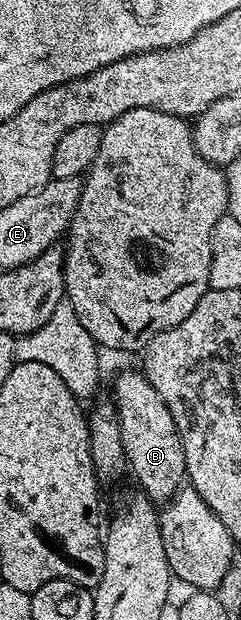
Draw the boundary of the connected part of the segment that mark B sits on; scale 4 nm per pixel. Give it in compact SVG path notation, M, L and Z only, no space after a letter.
M134 368L124 371L115 380L112 405L118 412L126 465L138 481L137 489L155 504L169 502L182 489L187 476L184 444L180 440L176 420L172 420L172 412L168 412L168 404L164 404L160 392L148 384L141 369Z

